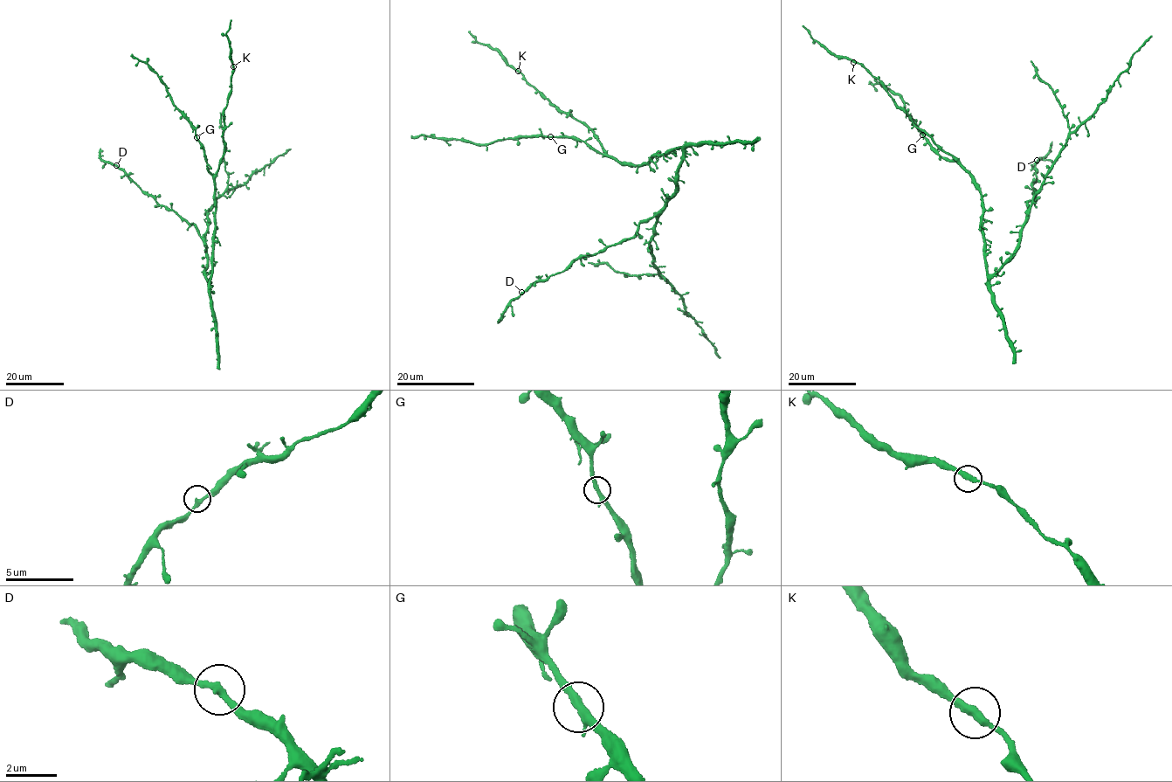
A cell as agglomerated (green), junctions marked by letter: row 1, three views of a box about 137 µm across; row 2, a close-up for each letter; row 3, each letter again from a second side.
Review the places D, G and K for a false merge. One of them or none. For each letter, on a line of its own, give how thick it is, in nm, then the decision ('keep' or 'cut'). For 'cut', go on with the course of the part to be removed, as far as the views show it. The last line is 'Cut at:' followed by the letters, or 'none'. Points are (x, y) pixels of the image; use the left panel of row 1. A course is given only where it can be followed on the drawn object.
D: 260 nm thick; keep
G: 300 nm thick; keep
K: 320 nm thick; keep
Cut at: none

